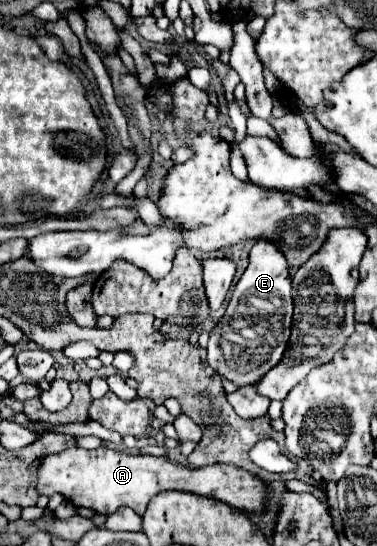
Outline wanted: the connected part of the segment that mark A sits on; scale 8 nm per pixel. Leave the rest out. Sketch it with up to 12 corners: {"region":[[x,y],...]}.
{"region":[[74,446],[42,458],[38,494],[142,516],[168,490],[260,512],[266,484],[230,464]]}

